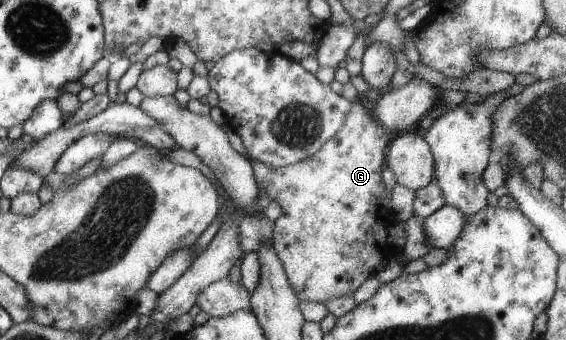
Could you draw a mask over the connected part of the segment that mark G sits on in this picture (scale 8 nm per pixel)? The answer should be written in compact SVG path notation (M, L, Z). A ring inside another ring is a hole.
M356 100L351 102L351 110L347 112L347 116L345 116L341 128L339 128L331 138L327 138L327 140L323 142L323 146L319 146L319 150L315 150L311 156L307 156L307 158L303 158L303 160L299 160L299 162L295 162L295 164L289 164L289 166L283 166L283 168L277 169L265 166L265 164L261 164L259 160L249 159L251 168L253 169L256 189L265 192L275 204L281 206L281 214L273 220L272 246L298 300L325 304L325 302L331 300L331 298L352 296L357 287L373 274L375 266L381 264L381 248L387 245L385 241L385 238L387 238L387 228L395 223L393 210L390 210L391 190L387 189L383 182L381 182L381 171L385 168L385 151L387 150L387 144L390 139L391 137L388 137L388 135L371 120L371 116L367 114L367 109L361 102Z

